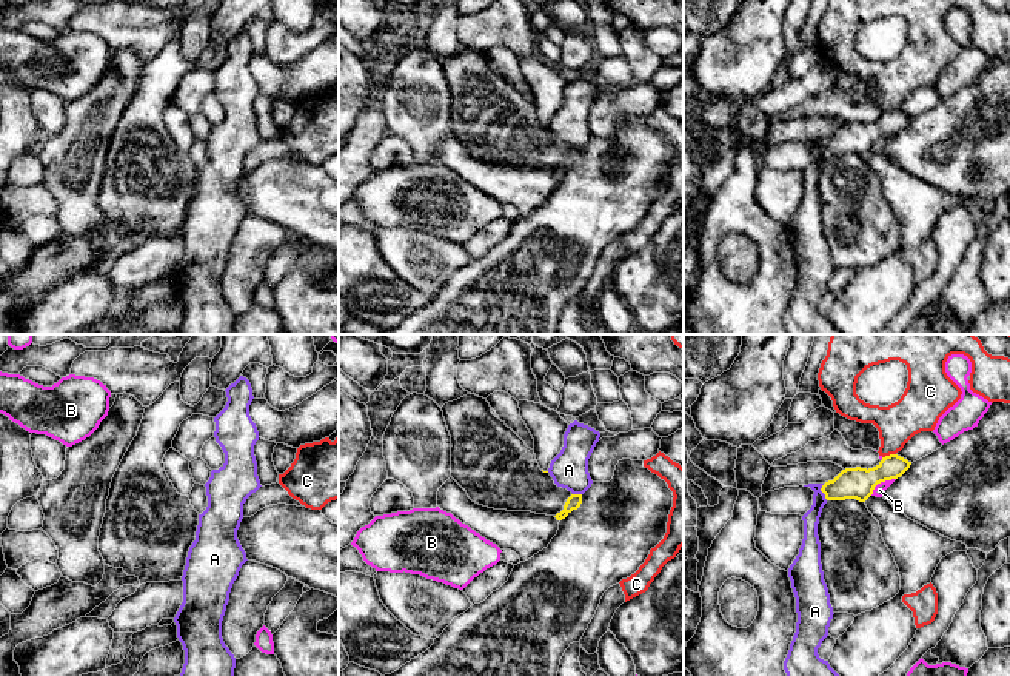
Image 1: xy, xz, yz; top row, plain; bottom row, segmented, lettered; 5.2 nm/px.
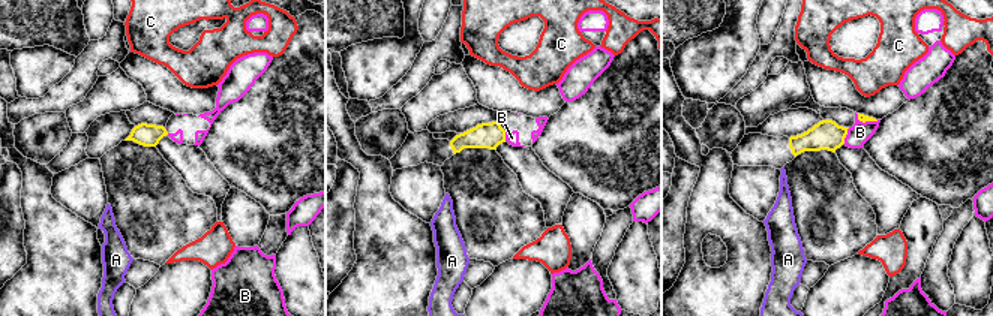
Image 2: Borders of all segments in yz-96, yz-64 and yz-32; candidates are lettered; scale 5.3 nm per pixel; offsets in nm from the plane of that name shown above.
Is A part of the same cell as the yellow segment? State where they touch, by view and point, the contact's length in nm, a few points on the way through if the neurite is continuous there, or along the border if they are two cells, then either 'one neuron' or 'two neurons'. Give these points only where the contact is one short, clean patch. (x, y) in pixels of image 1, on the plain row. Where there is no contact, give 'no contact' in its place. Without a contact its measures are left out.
meets yellow in yz at (822, 147); contact 90 nm long; border along yz (822, 139), (821, 145), (827, 154); two neurons

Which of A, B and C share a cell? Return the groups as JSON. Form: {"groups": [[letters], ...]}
{"groups": [["A"], ["B"], ["C"]]}

